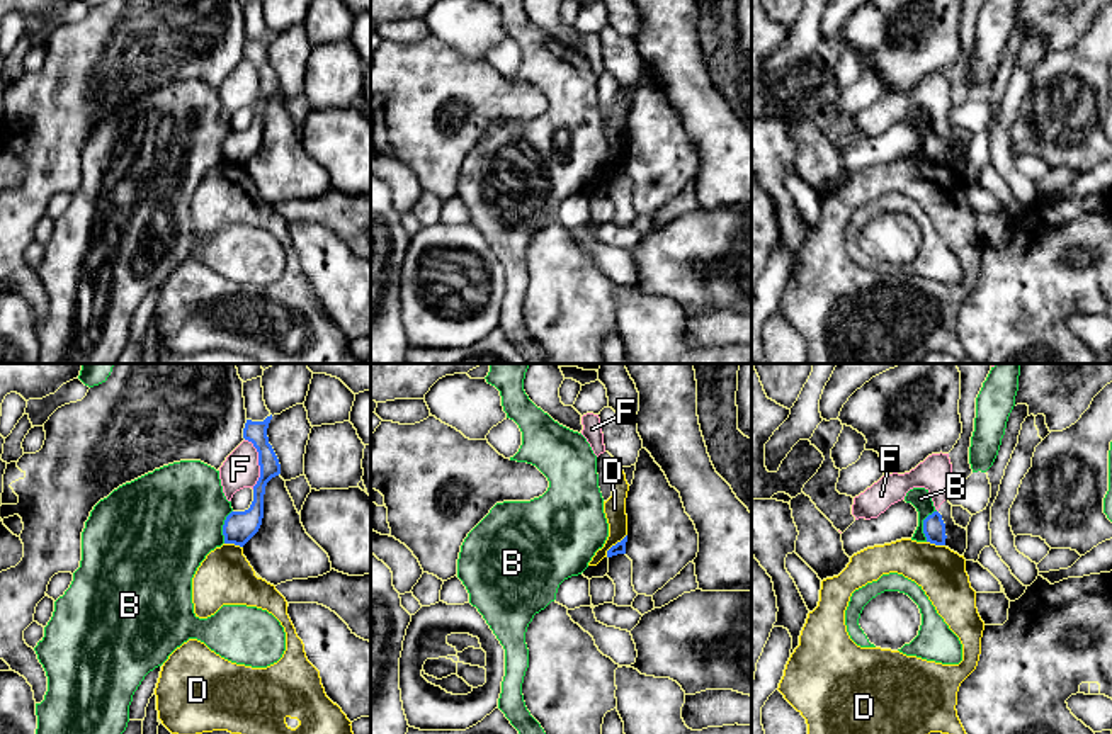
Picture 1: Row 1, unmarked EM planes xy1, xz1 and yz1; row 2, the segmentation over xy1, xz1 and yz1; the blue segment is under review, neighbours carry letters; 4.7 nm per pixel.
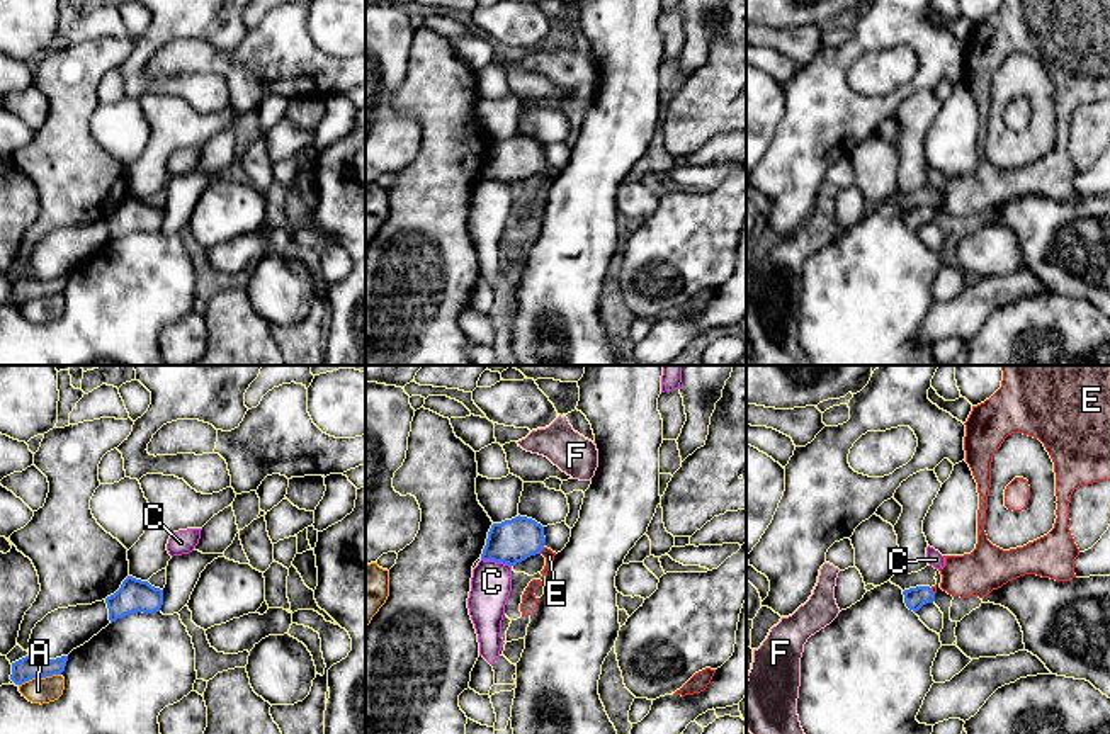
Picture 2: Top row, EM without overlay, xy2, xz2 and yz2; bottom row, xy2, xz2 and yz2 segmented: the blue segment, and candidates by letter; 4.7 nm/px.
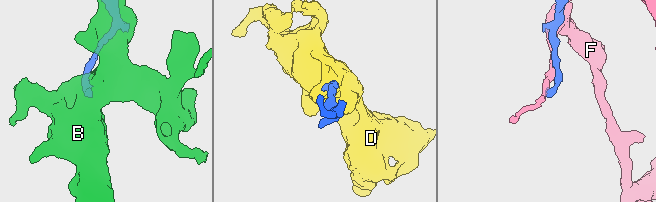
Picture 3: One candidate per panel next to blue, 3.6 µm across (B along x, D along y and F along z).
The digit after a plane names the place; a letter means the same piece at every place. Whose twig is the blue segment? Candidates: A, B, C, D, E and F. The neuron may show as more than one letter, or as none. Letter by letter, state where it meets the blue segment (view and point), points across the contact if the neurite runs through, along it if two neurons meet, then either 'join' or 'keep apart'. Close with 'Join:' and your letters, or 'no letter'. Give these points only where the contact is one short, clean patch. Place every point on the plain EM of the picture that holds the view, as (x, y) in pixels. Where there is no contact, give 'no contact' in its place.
A: meets blue in xy2 at (39, 296); border along xy2 (60, 293), (34, 296), (19, 304); keep apart
B: meets blue in yz1 at (924, 145); keep apart
C: meets blue in xz2 at (497, 180); border along xz2 (481, 177), (510, 186); keep apart
D: meets blue in xz1 at (616, 163); border along xz1 (626, 153), (606, 175); keep apart
E: meets blue in xz2 at (541, 169); runs through xz2 (512, 160), (531, 160), (541, 169), (549, 175); join
F: meets blue in xy1 at (259, 82); keep apart
Join: E

